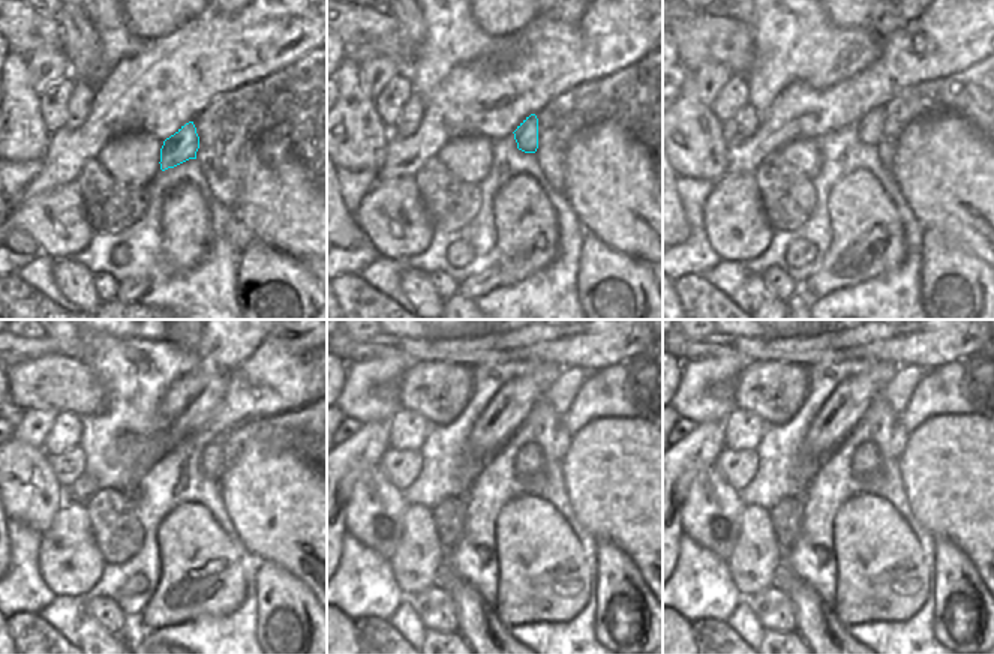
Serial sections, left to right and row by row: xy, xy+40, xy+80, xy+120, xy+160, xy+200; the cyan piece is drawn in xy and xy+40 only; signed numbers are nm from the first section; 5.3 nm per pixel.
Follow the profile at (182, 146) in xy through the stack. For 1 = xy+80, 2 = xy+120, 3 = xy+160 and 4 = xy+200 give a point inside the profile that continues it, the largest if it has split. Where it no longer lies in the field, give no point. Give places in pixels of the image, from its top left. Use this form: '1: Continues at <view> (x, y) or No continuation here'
1: Continues at xy+80 (870, 128)
2: Continues at xy+120 (212, 456)
3: Continues at xy+160 (562, 440)
4: Continues at xy+200 (900, 435).

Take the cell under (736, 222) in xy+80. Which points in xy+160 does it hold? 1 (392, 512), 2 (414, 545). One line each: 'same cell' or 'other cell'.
1: other cell
2: same cell

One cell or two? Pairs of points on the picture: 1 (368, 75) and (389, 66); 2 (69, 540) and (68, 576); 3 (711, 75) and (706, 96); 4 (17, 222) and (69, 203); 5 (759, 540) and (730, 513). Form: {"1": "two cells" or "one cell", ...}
{"1": "one cell", "2": "one cell", "3": "one cell", "4": "one cell", "5": "two cells"}

